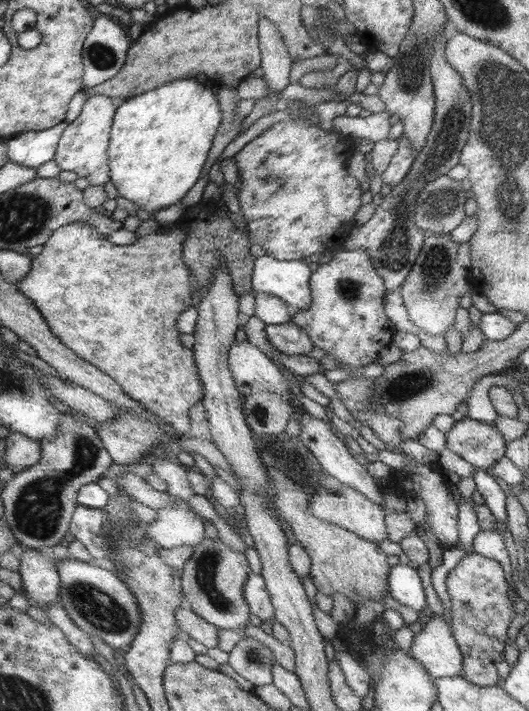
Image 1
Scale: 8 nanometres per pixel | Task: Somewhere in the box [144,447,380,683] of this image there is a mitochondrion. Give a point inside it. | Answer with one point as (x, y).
(205, 569)

